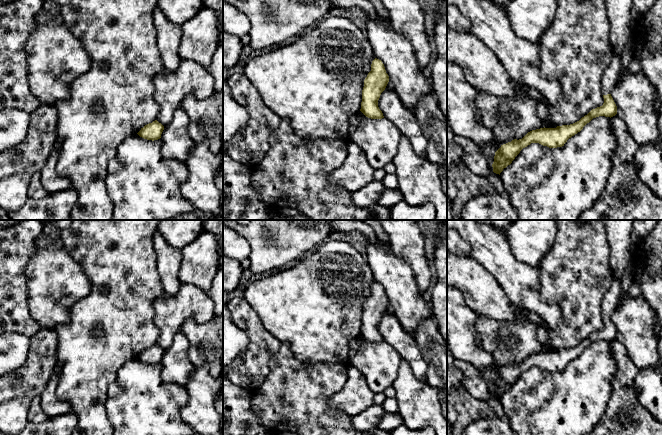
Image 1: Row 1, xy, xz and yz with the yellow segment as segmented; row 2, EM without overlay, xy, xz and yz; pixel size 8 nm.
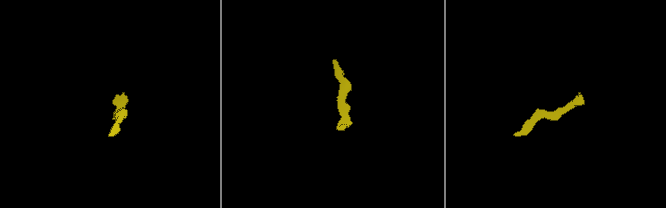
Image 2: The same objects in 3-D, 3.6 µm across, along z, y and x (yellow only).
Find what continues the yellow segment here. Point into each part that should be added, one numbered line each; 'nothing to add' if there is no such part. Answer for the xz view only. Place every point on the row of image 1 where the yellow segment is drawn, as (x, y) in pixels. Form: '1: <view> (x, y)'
nothing to add

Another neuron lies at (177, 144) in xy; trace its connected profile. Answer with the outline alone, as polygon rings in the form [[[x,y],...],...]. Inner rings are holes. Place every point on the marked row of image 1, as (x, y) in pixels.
[[[179,107],[173,114],[172,121],[164,126],[161,134],[161,153],[165,158],[185,163],[196,145],[188,131],[190,118],[186,111]]]

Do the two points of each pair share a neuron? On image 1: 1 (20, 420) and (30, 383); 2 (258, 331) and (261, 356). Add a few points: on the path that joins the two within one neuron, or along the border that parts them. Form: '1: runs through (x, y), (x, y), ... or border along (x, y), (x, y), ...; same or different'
1: border along (30, 398), (17, 397), (10, 400); different
2: runs through (259, 337), (261, 340), (261, 350); same

